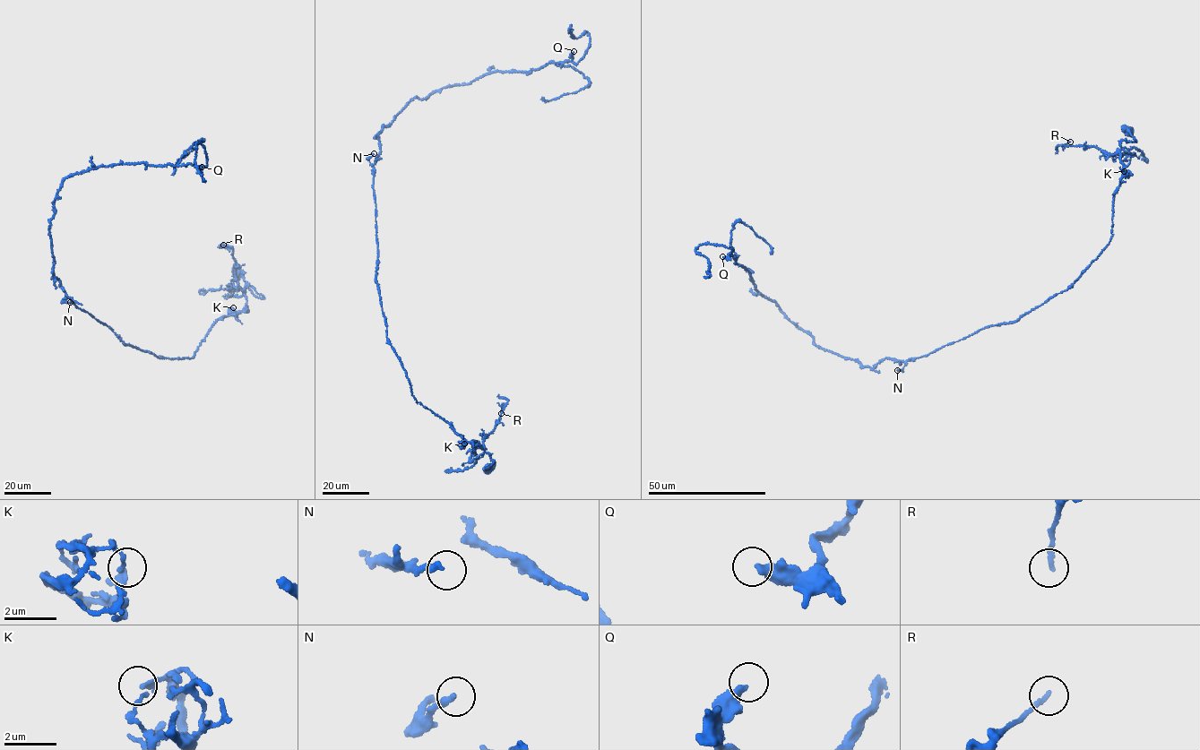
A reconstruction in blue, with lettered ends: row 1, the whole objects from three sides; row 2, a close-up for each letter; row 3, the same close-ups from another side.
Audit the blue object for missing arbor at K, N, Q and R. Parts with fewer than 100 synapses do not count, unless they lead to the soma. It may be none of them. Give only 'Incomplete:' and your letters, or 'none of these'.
Incomplete: none of these

